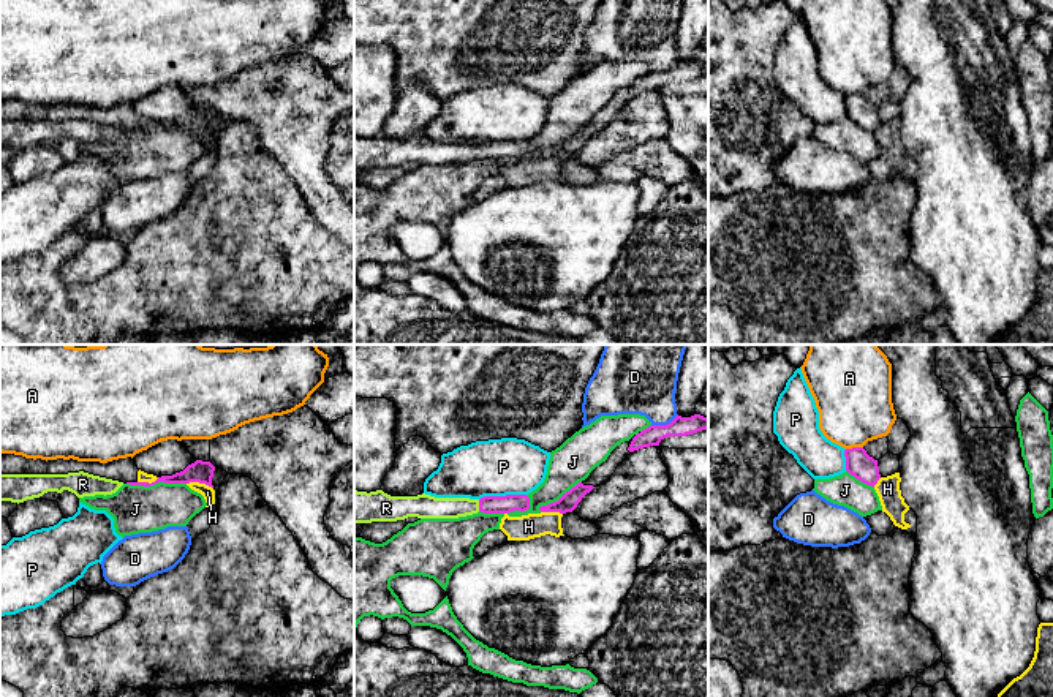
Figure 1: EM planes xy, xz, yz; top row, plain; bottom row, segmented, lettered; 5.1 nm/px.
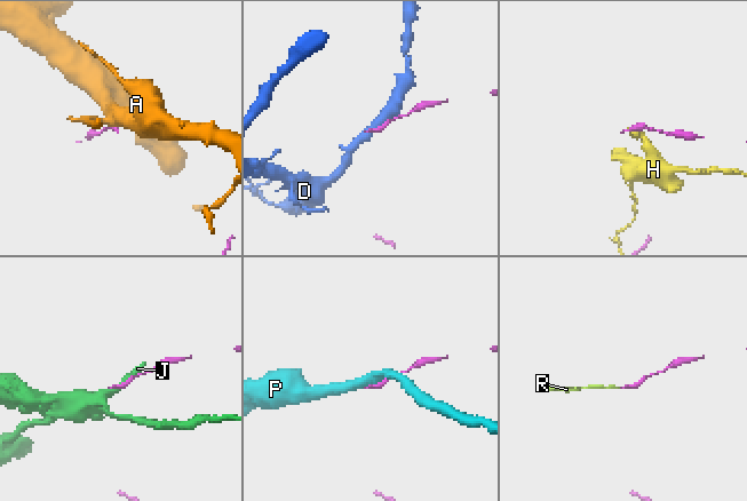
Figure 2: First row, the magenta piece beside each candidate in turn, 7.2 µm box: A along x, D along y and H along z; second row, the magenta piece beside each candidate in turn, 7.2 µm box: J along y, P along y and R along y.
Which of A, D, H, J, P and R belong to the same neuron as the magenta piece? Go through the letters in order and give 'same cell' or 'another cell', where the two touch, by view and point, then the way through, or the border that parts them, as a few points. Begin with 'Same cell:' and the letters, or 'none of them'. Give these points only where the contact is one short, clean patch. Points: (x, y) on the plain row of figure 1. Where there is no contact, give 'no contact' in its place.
Same cell: R
A: another cell; contact yz (854, 94); border yz (862, 92), (846, 95)
D: another cell; contact xz (664, 71); border xz (677, 60), (666, 70), (652, 71)
H: another cell; contact xy (200, 128); border xy (187, 128), (204, 128), (212, 135)
J: another cell; contact xy (157, 128)
P: another cell; contact xz (501, 143)
R: same cell; contact xz (479, 152); way xz (489, 150), (479, 152), (430, 154)

